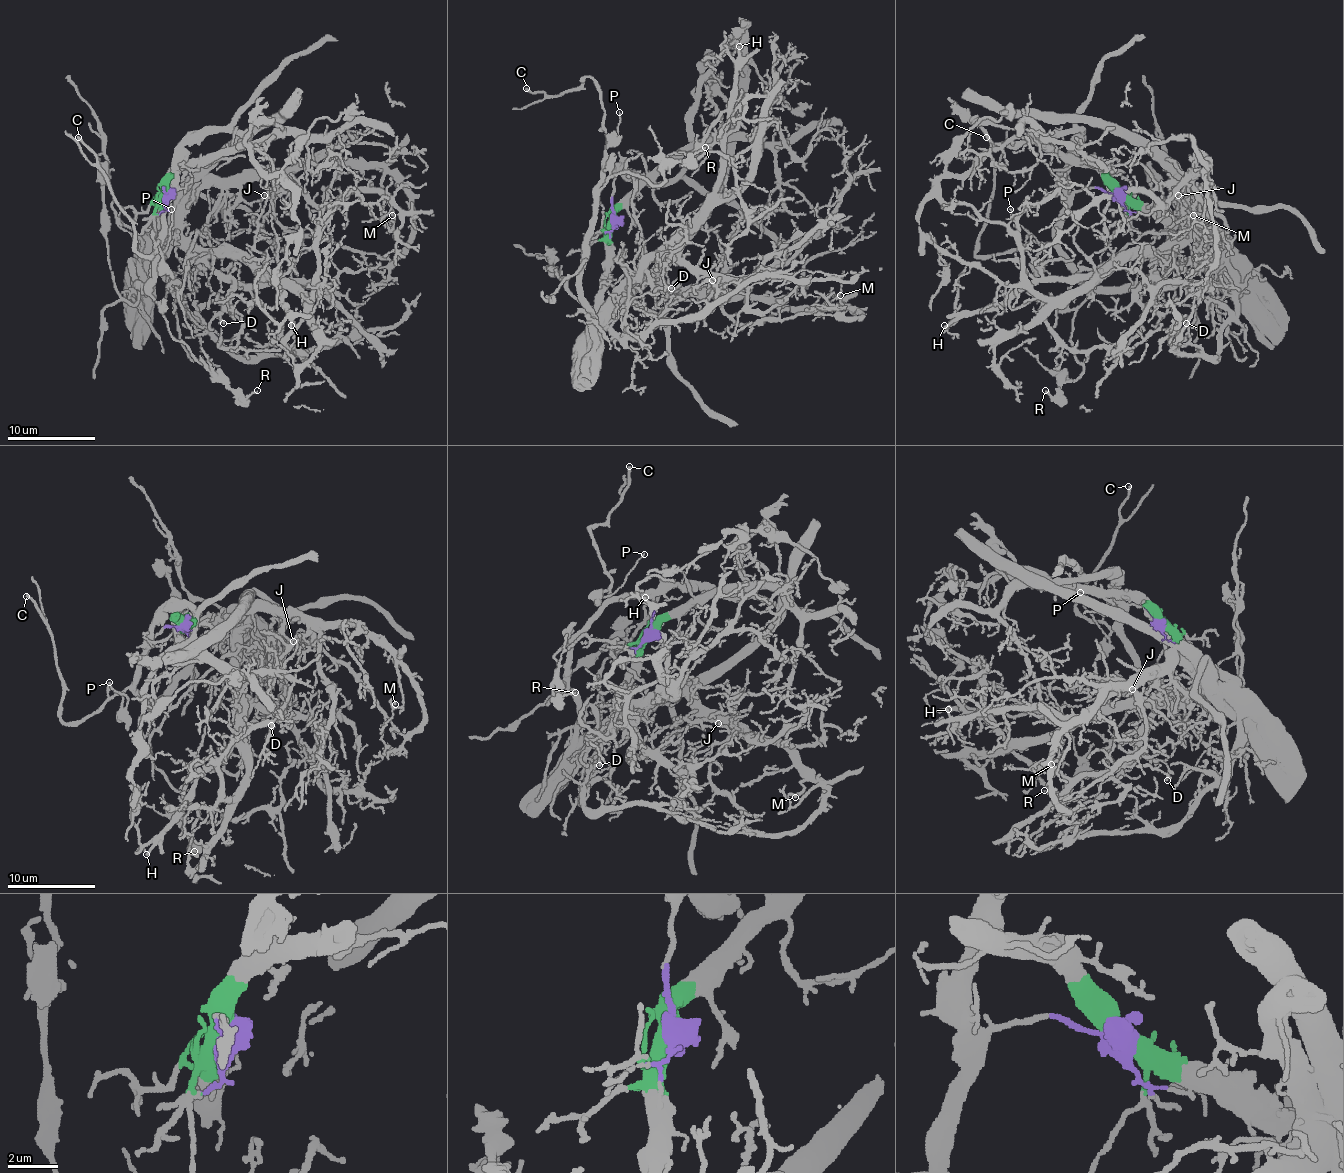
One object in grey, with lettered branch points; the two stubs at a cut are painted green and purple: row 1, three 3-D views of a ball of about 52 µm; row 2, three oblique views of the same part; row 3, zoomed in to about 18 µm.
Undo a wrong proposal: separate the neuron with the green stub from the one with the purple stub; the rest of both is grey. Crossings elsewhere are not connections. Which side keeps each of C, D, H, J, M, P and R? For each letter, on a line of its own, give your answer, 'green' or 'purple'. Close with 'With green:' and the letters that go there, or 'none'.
C: purple
D: green
H: green
J: green
M: green
P: purple
R: purple
With green: D, H, J, M

